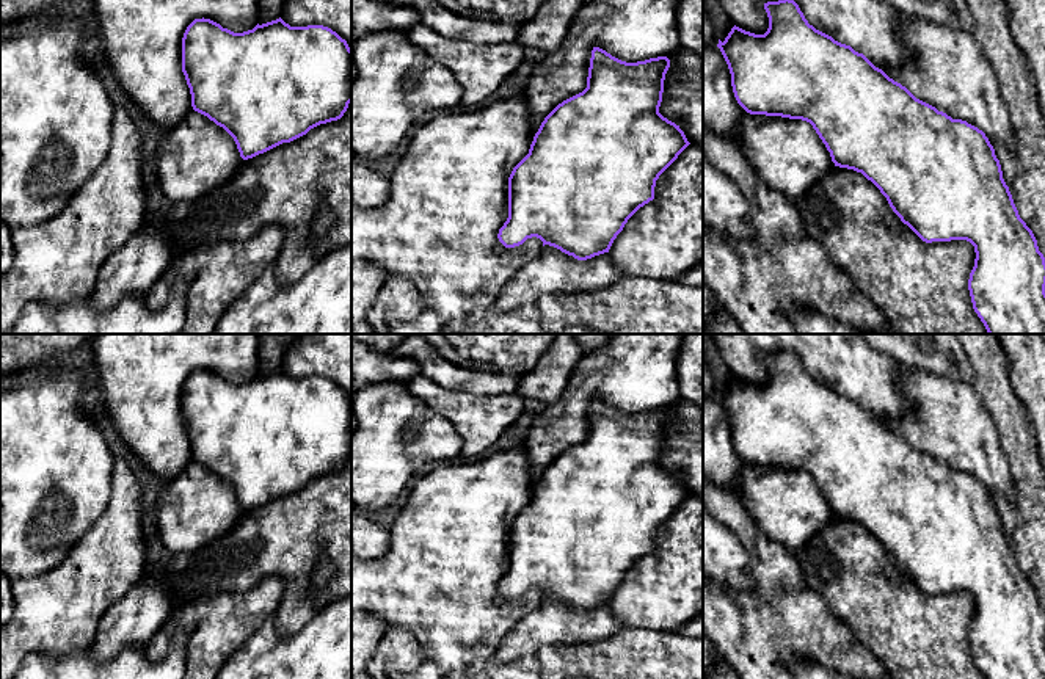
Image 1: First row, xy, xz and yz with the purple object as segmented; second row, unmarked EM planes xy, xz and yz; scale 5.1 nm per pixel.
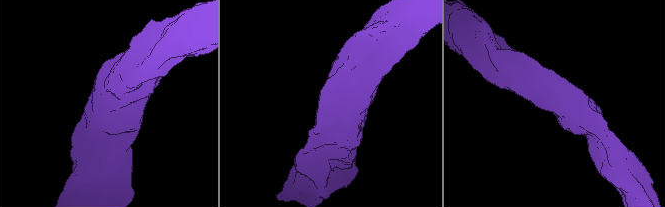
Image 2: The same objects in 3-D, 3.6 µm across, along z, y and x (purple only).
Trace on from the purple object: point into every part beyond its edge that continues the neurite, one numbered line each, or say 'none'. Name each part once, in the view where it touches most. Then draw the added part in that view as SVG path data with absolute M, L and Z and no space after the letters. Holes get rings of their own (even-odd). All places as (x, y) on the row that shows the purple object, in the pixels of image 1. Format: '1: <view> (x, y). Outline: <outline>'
1: xz (631, 30). Outline: M595 0L582 5L563 44L541 60L522 96L530 116L532 141L544 118L563 100L587 88L592 50L599 47L612 56L637 63L667 56L679 47L676 6L679 0Z

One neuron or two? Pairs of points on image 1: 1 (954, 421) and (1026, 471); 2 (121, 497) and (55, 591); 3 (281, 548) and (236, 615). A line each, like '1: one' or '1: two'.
1: two
2: one
3: two

